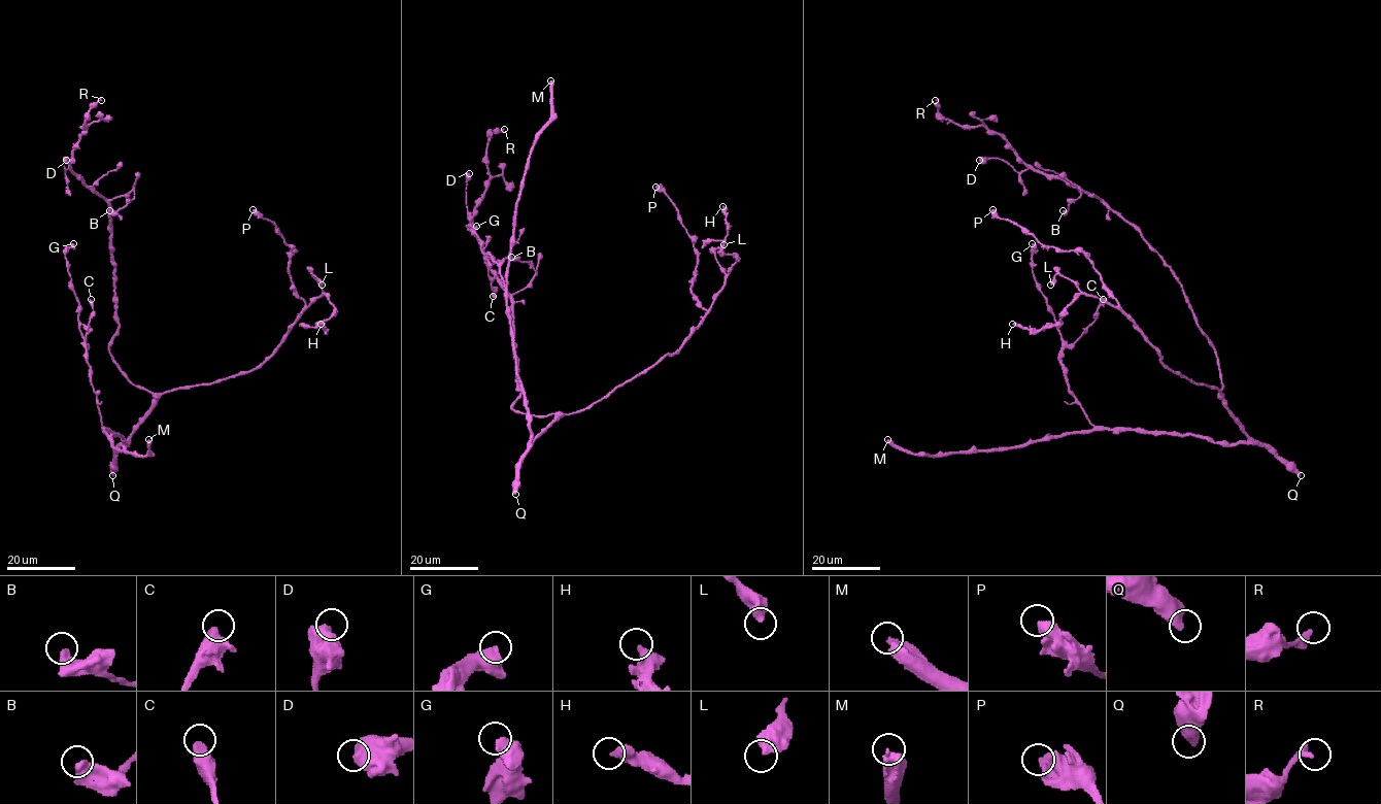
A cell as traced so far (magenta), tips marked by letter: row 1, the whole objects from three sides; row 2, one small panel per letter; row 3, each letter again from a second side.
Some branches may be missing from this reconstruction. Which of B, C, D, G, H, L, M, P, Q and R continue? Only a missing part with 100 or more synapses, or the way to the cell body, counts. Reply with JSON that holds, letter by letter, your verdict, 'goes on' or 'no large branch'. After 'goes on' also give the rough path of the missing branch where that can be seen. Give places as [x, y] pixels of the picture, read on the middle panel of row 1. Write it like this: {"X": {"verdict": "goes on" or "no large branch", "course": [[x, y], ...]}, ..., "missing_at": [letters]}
{"B": {"verdict": "no large branch"}, "C": {"verdict": "no large branch"}, "D": {"verdict": "no large branch"}, "G": {"verdict": "no large branch"}, "H": {"verdict": "no large branch"}, "L": {"verdict": "no large branch"}, "M": {"verdict": "goes on"}, "P": {"verdict": "no large branch"}, "Q": {"verdict": "no large branch"}, "R": {"verdict": "no large branch"}, "missing_at": ["M"]}

